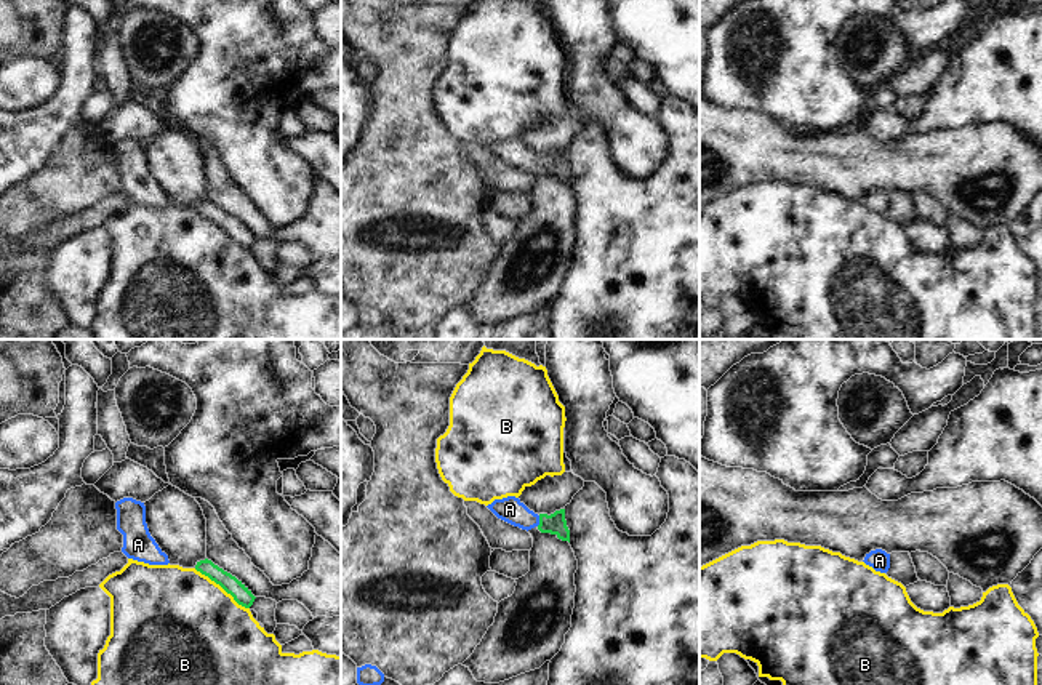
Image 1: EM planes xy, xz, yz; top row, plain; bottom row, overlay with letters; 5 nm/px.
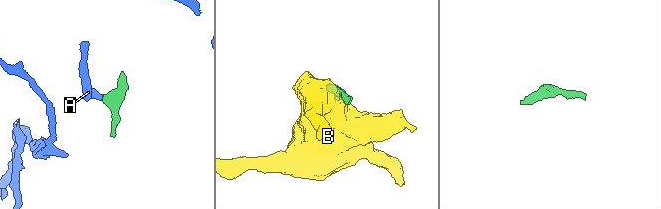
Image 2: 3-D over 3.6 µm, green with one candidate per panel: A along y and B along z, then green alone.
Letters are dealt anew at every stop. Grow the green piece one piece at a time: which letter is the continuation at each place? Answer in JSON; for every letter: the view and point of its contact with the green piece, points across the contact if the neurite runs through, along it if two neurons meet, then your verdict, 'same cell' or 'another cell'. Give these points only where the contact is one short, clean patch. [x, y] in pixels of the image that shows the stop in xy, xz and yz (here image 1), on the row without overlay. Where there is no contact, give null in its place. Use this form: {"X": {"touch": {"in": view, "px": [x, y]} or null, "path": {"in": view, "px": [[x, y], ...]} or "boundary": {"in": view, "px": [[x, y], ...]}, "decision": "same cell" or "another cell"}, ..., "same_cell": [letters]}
{"A": {"touch": {"in": "xz", "px": [540, 162]}, "path": {"in": "xz", "px": [[554, 165], [540, 162], [524, 160], [509, 151]]}, "decision": "same cell"}, "B": {"touch": {"in": "xy", "px": [221, 228]}, "decision": "another cell"}, "same_cell": ["A"]}

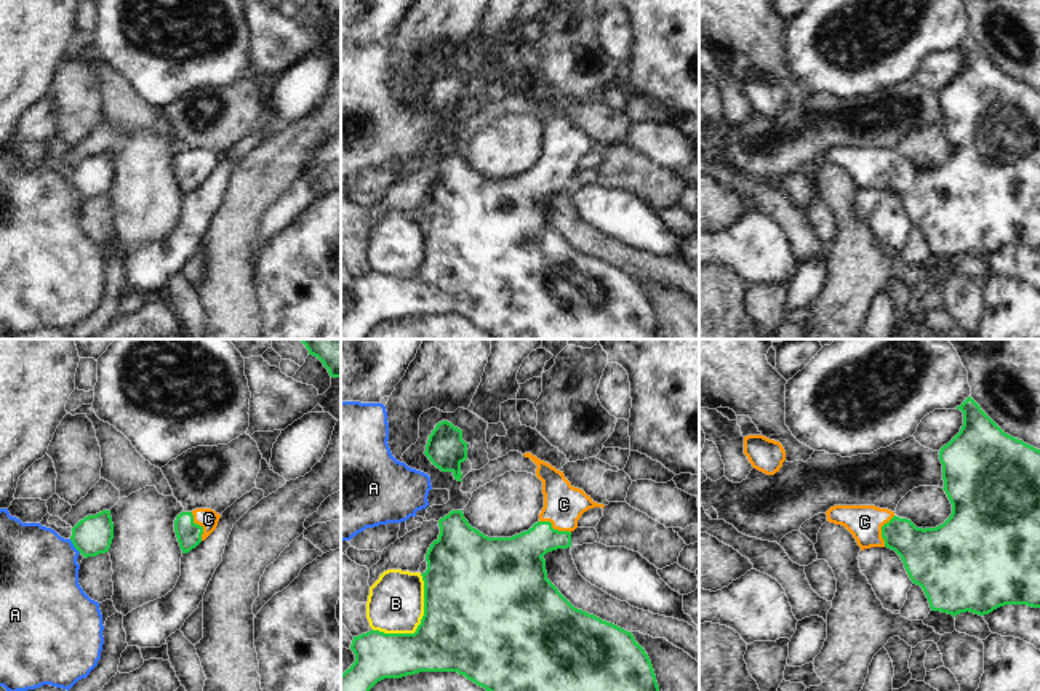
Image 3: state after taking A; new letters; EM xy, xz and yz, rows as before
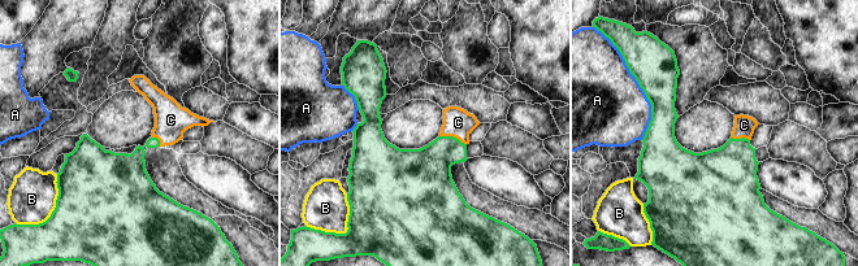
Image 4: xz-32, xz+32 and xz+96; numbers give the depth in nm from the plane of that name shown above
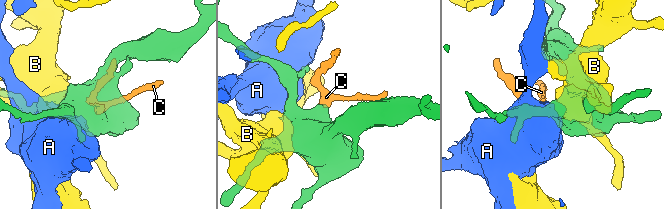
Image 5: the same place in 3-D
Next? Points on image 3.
{"A": {"touch": {"in": "xy", "px": [74, 187]}, "decision": "another cell"}, "B": {"touch": {"in": "xz", "px": [420, 266]}, "decision": "another cell"}, "C": {"touch": {"in": "xz", "px": [552, 170]}, "path": {"in": "xz", "px": [[517, 205], [552, 170], [564, 146]]}, "decision": "same cell"}, "same_cell": ["C"]}

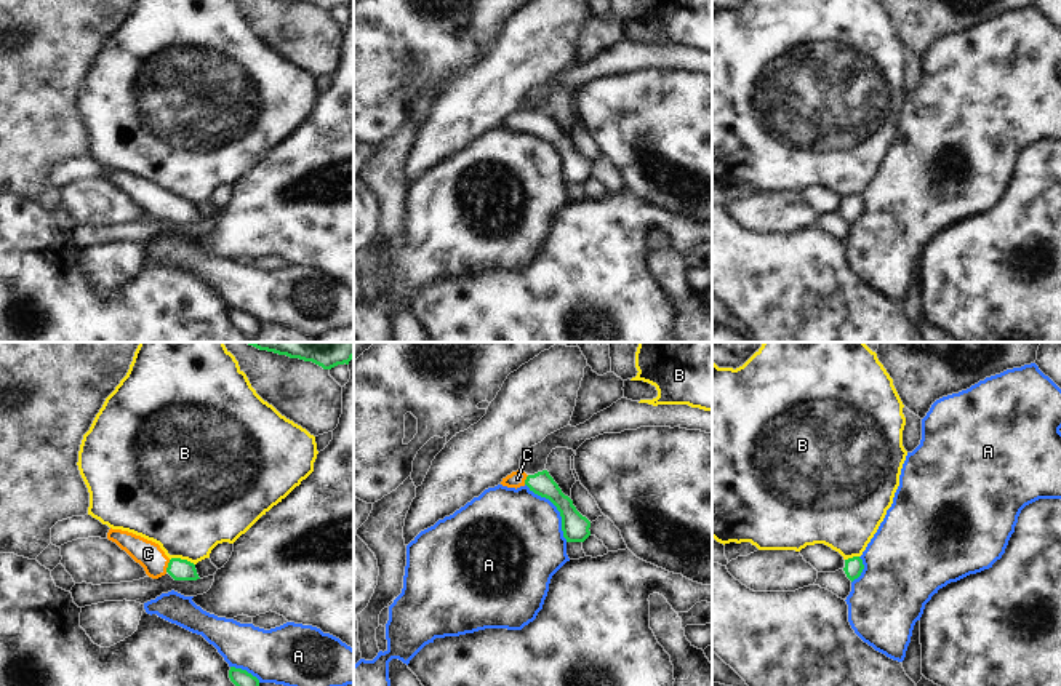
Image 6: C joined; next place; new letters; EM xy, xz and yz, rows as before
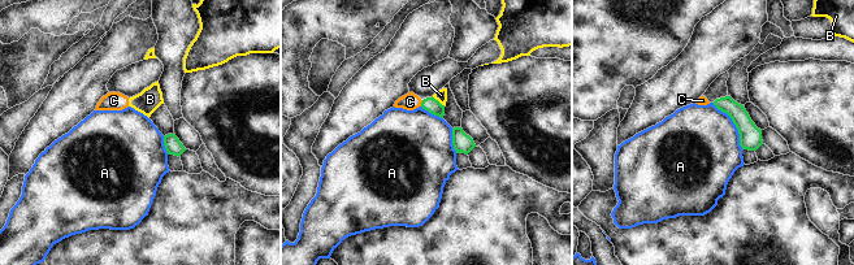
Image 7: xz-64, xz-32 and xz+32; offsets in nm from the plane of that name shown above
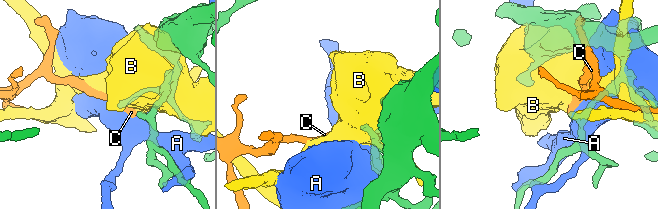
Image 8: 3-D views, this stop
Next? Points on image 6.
{"A": {"touch": {"in": "xz", "px": [557, 151]}, "decision": "another cell"}, "B": {"touch": {"in": "xy", "px": [183, 202]}, "decision": "another cell"}, "C": {"touch": {"in": "xy", "px": [168, 208]}, "path": {"in": "xy", "px": [[180, 211], [168, 208], [159, 207], [148, 195]]}, "decision": "same cell"}, "same_cell": ["C"]}

